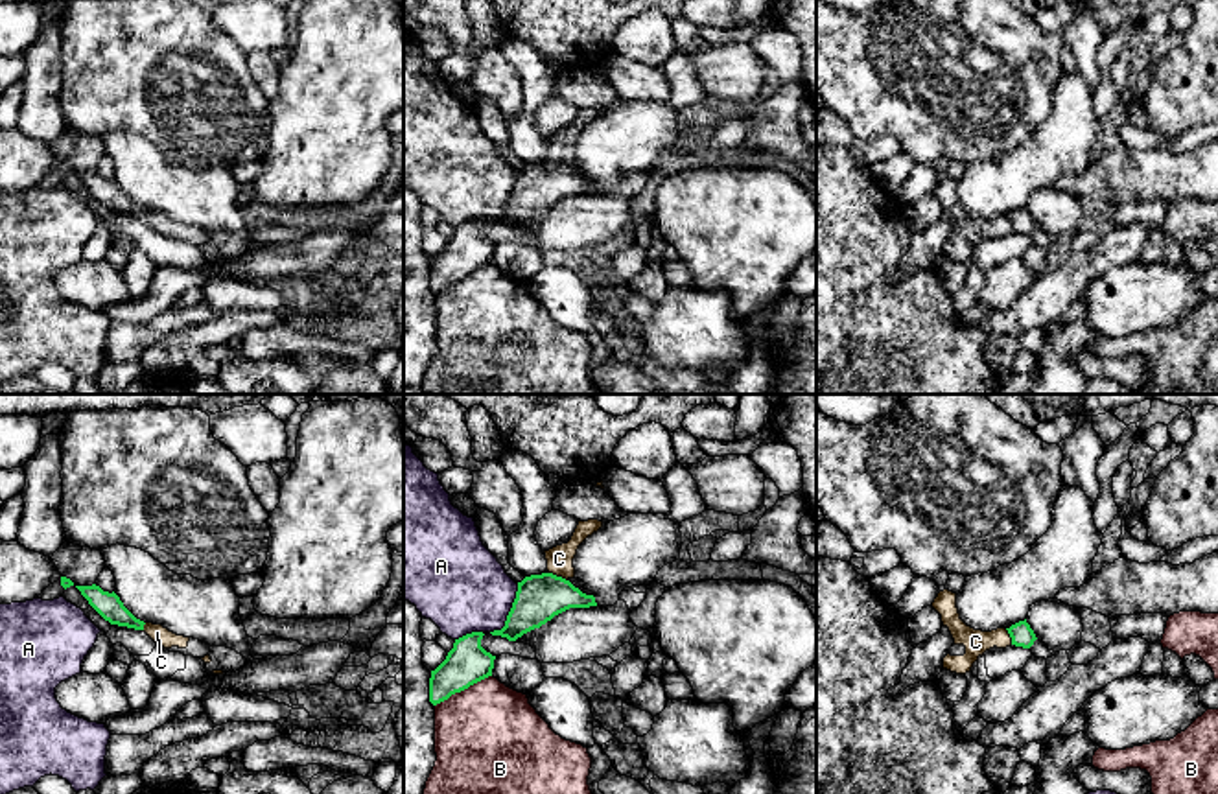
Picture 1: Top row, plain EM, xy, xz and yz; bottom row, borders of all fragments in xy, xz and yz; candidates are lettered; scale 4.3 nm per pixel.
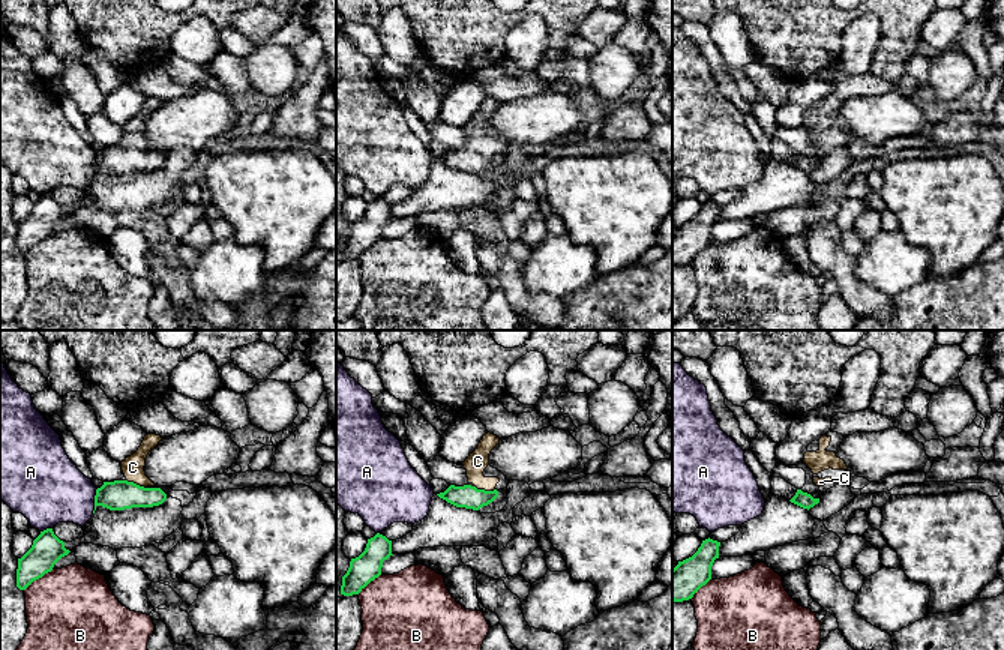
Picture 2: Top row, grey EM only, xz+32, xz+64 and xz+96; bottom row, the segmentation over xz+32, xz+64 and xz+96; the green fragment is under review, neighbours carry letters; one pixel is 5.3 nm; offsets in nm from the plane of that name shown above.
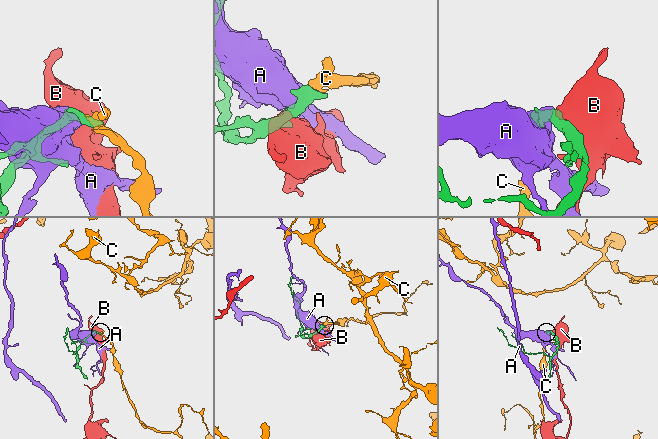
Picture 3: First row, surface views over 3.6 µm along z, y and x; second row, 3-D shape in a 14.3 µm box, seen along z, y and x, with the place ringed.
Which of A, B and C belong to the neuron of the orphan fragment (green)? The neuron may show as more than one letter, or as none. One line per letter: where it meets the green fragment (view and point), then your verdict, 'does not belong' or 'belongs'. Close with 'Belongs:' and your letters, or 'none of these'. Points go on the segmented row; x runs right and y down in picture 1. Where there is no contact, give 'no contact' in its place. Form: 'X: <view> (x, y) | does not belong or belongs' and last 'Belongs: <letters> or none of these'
A: xz (509, 612) | does not belong
B: xz (463, 689) | does not belong
C: xz (559, 577) | belongs
Belongs: C

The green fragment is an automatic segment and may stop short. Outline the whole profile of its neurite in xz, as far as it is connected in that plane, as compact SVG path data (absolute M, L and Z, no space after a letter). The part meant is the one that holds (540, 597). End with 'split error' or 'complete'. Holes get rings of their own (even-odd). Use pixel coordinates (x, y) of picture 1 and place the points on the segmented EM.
M599 520L579 521L568 543L544 551L547 571L518 582L516 599L505 626L490 634L516 641L569 608L597 606L593 595L582 593L569 580L575 577L573 558L579 545L601 527L603 521Z; split error

